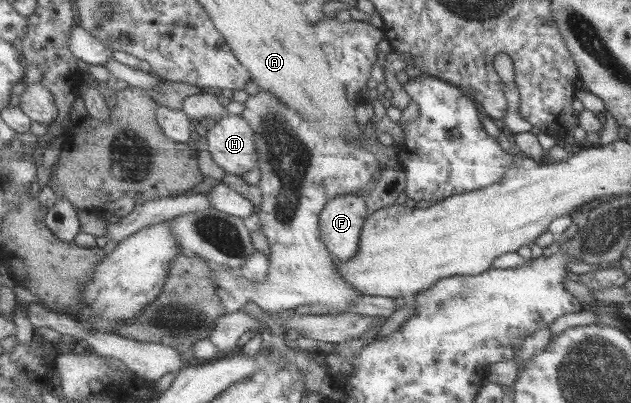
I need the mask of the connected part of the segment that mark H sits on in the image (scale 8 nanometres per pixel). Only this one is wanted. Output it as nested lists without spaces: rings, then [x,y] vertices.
[[[225,114],[206,134],[208,151],[227,173],[244,175],[259,166],[255,132],[243,115]]]

